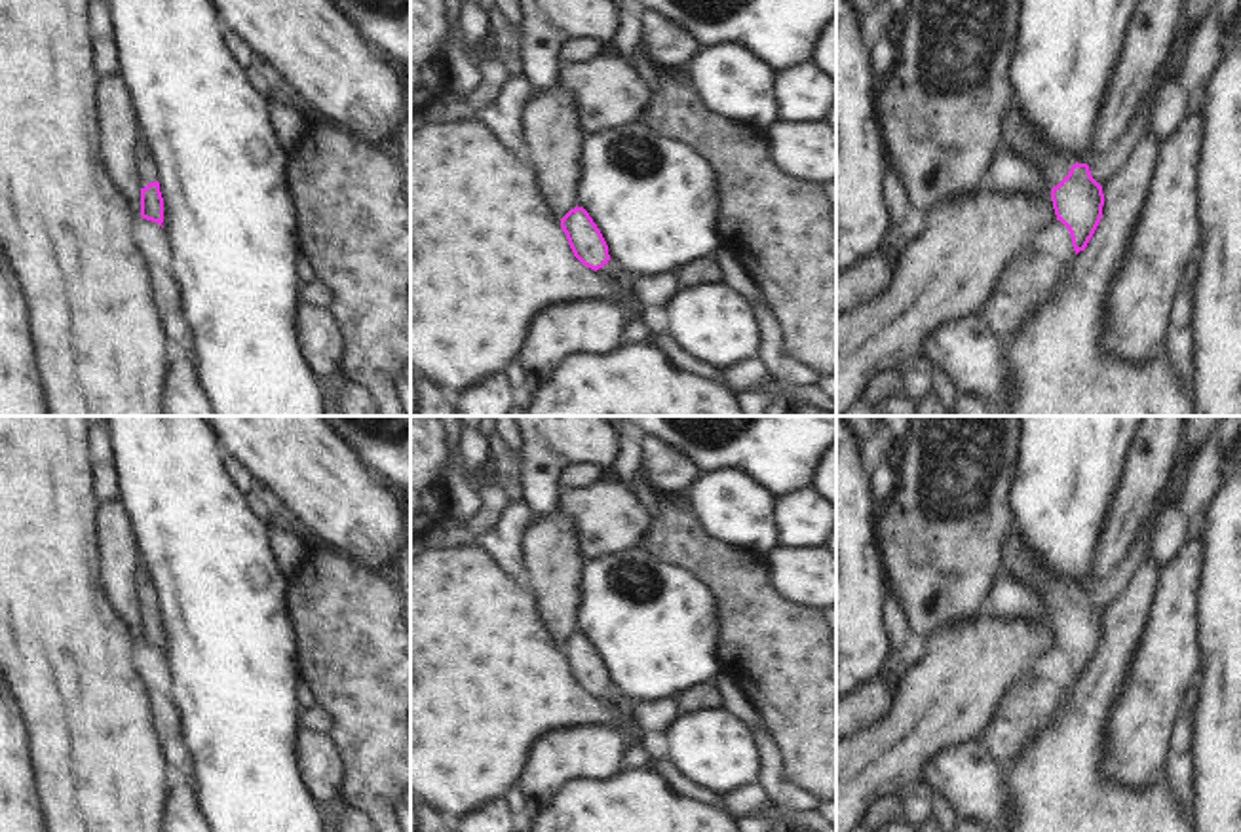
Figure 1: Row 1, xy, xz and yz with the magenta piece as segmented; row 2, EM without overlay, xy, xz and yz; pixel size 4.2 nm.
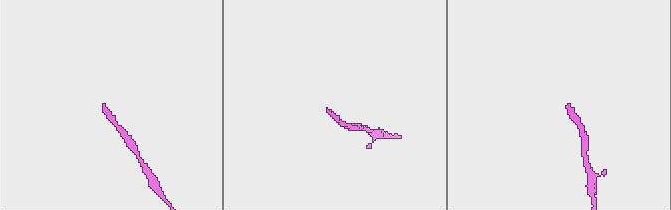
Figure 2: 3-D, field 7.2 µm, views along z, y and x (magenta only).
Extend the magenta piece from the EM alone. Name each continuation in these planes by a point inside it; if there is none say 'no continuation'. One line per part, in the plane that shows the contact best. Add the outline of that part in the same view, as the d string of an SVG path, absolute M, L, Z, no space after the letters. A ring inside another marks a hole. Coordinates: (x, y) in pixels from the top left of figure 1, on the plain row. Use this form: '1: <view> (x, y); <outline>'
1: yz (1017, 559); M1015 526L1009 528L1002 545L1002 568L1028 581L1047 604L1057 612L1076 589L1066 579L1055 577L1036 557L1036 553L1019 538Z

